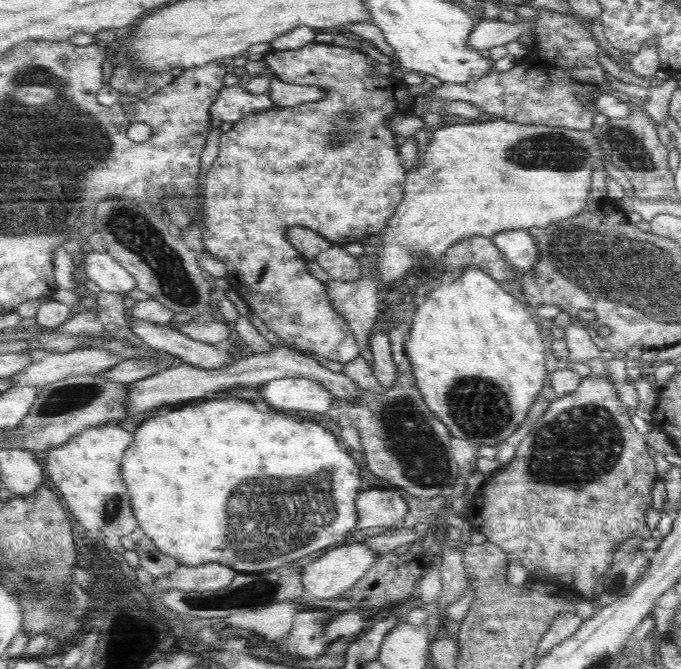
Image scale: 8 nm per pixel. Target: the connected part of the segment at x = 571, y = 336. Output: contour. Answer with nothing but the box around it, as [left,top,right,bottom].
[564,322,601,364]

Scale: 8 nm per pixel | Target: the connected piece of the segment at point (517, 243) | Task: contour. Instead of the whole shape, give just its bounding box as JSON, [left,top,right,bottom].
[493,229,540,273]

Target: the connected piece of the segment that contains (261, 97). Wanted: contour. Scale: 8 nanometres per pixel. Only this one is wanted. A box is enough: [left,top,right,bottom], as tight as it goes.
[209,85,276,127]

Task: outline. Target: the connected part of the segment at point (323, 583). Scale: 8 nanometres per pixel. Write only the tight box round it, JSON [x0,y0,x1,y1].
[302,543,375,598]

